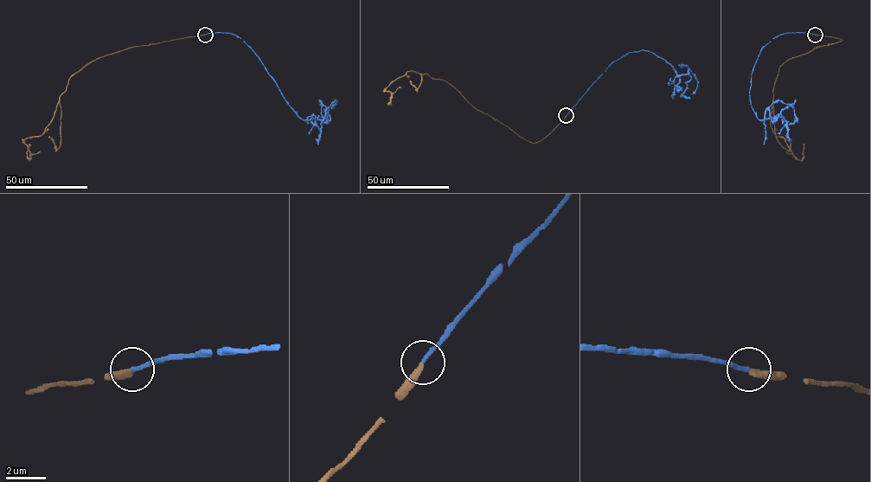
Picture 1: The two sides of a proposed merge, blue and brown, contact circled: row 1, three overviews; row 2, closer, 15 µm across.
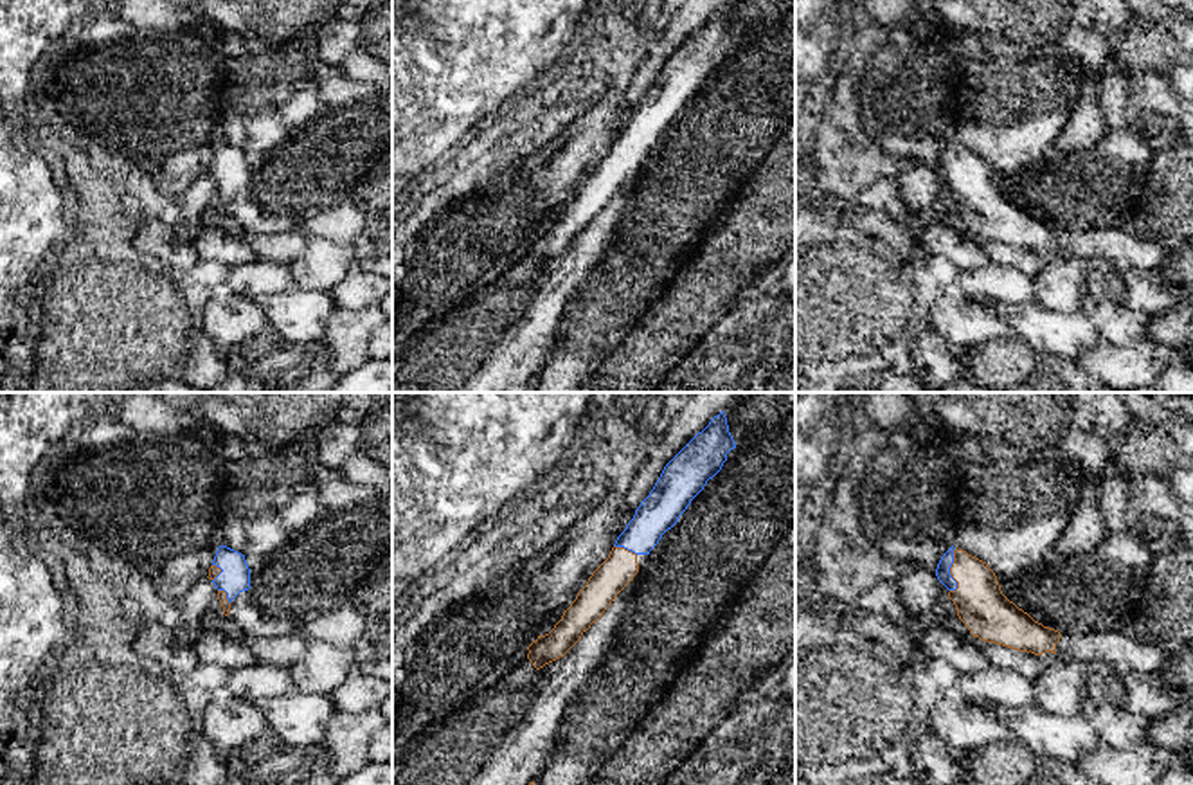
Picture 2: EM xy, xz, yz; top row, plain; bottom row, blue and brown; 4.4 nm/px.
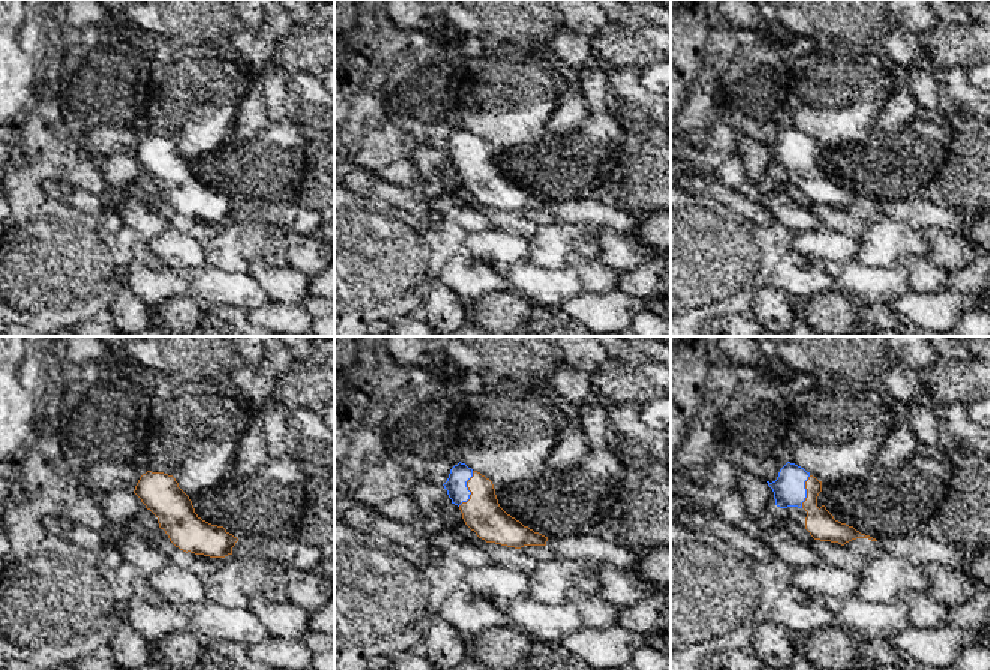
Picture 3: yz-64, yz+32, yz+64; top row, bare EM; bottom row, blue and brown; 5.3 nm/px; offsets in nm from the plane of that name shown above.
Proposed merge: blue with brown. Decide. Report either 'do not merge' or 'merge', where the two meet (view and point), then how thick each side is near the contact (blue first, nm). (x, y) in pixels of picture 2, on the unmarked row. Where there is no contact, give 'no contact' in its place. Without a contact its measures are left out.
merge; contact yz (949, 168); calibres 70 and 220 nm

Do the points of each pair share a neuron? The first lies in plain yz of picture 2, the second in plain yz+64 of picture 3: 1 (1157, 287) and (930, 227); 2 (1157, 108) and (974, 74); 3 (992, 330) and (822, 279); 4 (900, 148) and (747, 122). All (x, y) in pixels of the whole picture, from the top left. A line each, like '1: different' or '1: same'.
1: same
2: different
3: same
4: same

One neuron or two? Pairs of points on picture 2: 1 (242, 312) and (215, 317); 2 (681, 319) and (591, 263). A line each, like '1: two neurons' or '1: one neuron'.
1: one neuron
2: one neuron

